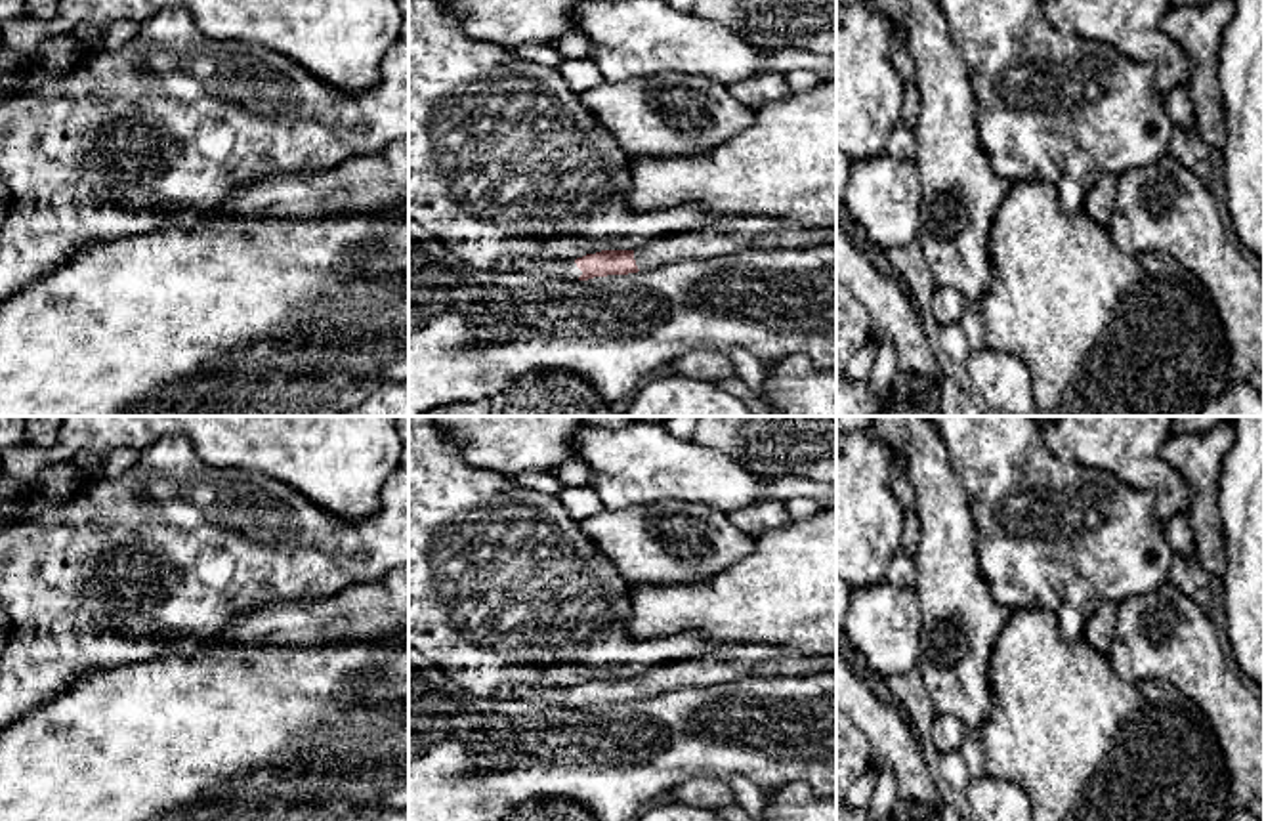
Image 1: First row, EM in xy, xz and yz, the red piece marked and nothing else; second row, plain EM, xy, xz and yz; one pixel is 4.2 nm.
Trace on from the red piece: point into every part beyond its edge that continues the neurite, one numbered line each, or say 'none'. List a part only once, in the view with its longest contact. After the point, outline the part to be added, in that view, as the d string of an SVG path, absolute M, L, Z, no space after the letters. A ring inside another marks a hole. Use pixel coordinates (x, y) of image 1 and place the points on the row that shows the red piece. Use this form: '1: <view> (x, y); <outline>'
1: xz (732, 235); M743 216L714 221L701 231L661 237L634 250L640 271L682 260L737 254L745 248L806 248L836 242L836 223L810 227L794 221Z
2: xz (541, 268); M500 260L496 271L519 271L519 273L527 273L527 275L537 275L542 281L548 281L548 279L577 281L582 275L582 271L577 267L575 260L567 260L567 262Z

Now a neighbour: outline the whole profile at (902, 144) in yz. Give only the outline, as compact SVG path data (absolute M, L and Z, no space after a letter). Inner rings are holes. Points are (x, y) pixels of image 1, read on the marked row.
M899 120L884 145L884 153L905 162L915 162L916 158L915 130L911 130L903 120Z

